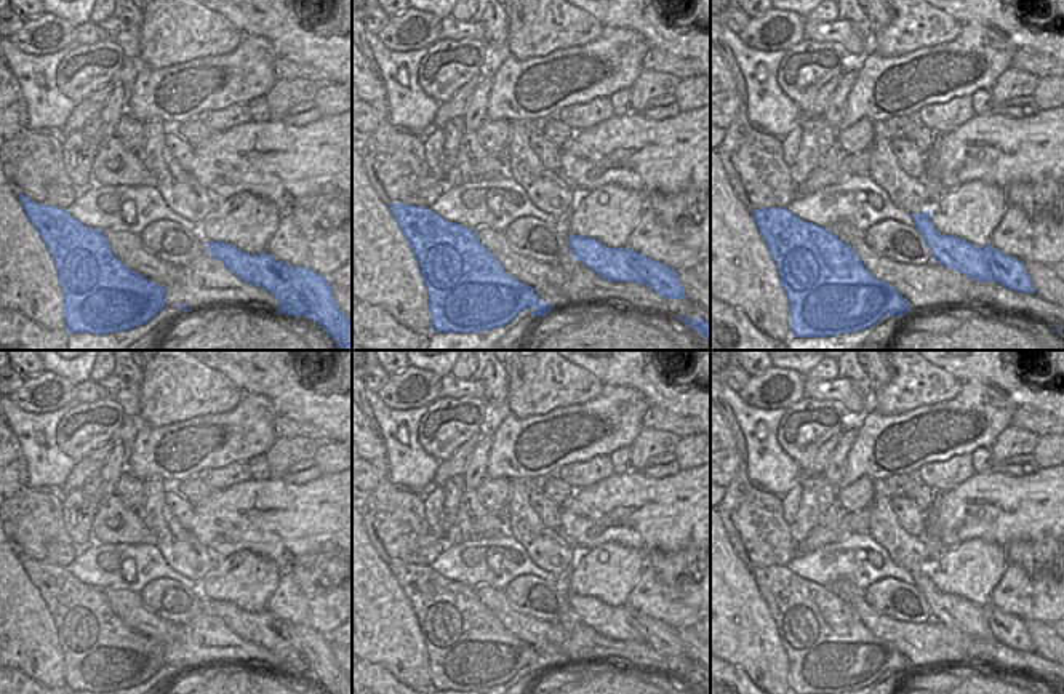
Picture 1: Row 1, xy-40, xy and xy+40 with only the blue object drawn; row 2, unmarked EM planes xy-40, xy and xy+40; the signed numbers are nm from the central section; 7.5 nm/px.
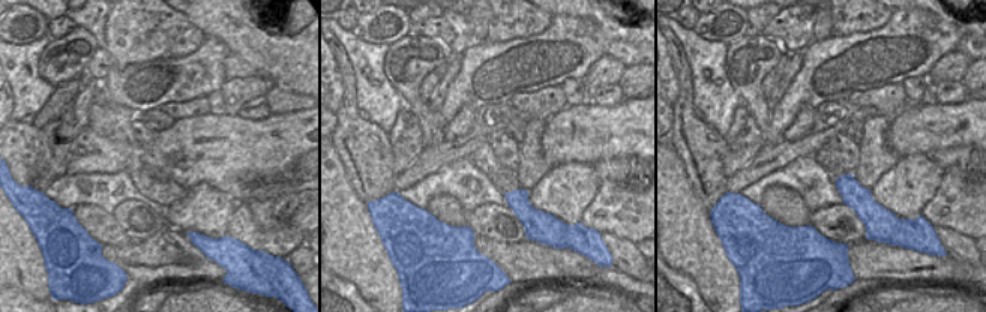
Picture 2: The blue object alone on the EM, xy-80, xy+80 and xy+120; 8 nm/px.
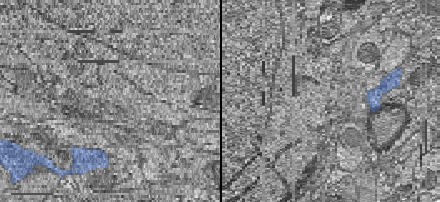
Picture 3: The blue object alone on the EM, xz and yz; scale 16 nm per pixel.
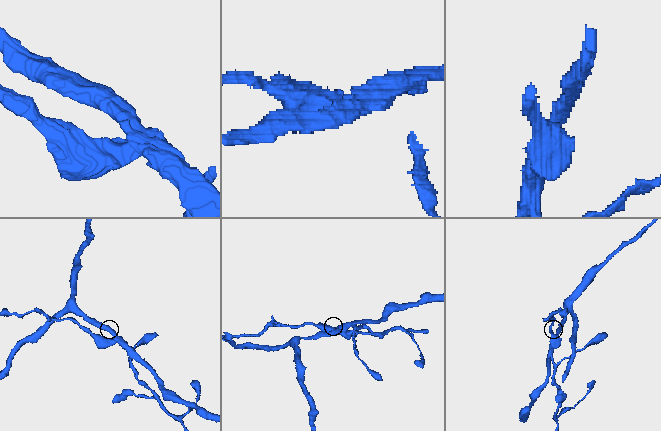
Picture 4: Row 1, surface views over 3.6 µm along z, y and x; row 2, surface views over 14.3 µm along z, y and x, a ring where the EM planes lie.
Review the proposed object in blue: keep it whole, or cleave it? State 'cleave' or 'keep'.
cleave

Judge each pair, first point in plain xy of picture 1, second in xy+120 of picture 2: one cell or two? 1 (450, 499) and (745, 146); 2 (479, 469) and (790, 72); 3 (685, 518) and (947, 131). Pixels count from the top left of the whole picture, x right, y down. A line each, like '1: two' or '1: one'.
1: one
2: one
3: one

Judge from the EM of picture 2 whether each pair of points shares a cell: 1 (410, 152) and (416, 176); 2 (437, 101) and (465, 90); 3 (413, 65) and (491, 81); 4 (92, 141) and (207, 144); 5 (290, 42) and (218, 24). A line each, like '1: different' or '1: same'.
1: different
2: different
3: different
4: same
5: same

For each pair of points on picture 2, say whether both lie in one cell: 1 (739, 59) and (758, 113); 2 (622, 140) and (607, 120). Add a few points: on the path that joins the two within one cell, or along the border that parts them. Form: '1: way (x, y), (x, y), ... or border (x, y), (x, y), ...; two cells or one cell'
1: way (746, 72), (749, 92), (754, 99); one cell
2: way (617, 135), (607, 125); one cell

